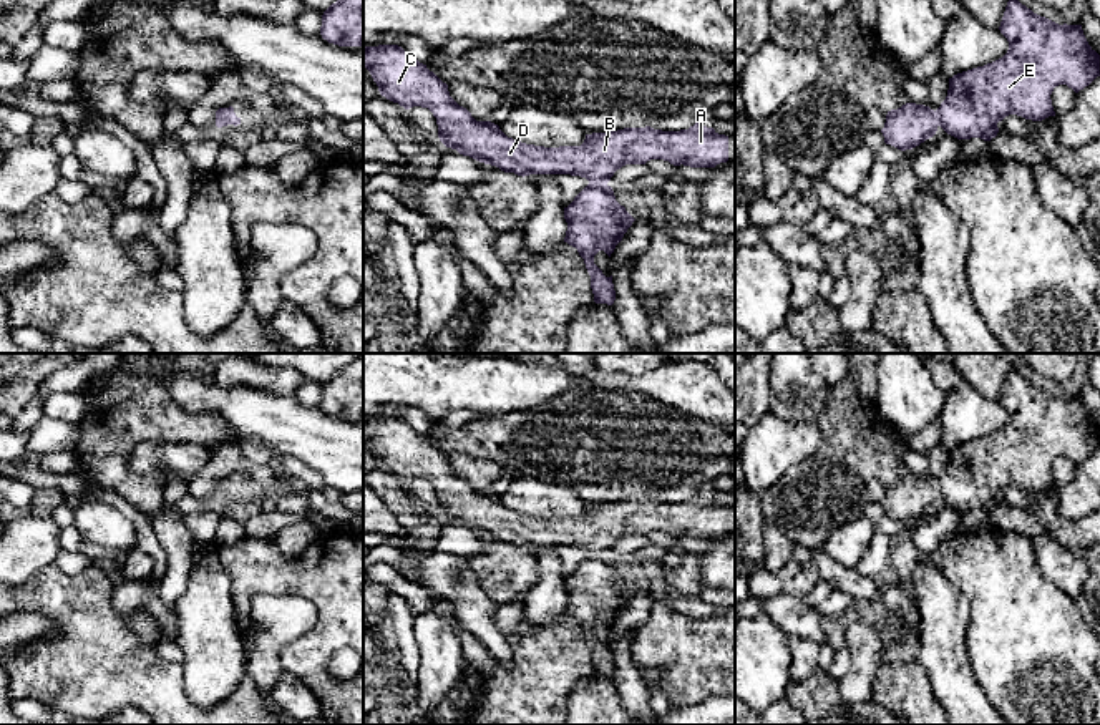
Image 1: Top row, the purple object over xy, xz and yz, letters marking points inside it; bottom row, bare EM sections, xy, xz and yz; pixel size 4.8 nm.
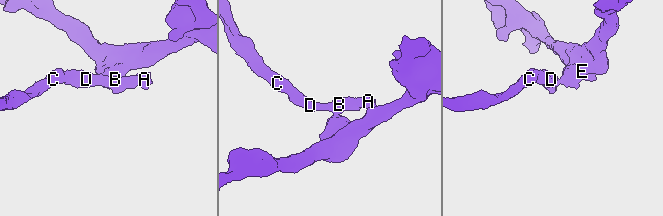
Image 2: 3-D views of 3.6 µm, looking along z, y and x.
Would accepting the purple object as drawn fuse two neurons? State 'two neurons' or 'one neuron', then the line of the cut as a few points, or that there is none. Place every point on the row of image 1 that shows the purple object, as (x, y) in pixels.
two neurons | xz (589, 181), (606, 184)

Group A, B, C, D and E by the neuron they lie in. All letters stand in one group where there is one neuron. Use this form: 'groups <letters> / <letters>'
groups A B C D / E

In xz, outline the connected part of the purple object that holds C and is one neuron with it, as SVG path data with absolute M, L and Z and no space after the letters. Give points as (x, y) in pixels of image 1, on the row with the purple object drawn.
M398 45L363 46L363 66L387 100L405 109L428 108L446 148L523 178L571 174L607 184L622 166L650 159L690 168L715 168L728 161L728 136L698 123L680 131L645 126L592 133L581 146L526 144L508 138L491 121L476 121L450 96L446 83Z

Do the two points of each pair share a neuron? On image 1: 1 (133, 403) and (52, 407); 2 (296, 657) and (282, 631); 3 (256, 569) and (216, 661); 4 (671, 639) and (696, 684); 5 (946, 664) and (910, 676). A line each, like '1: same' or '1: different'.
1: different
2: different
3: different
4: same
5: different

